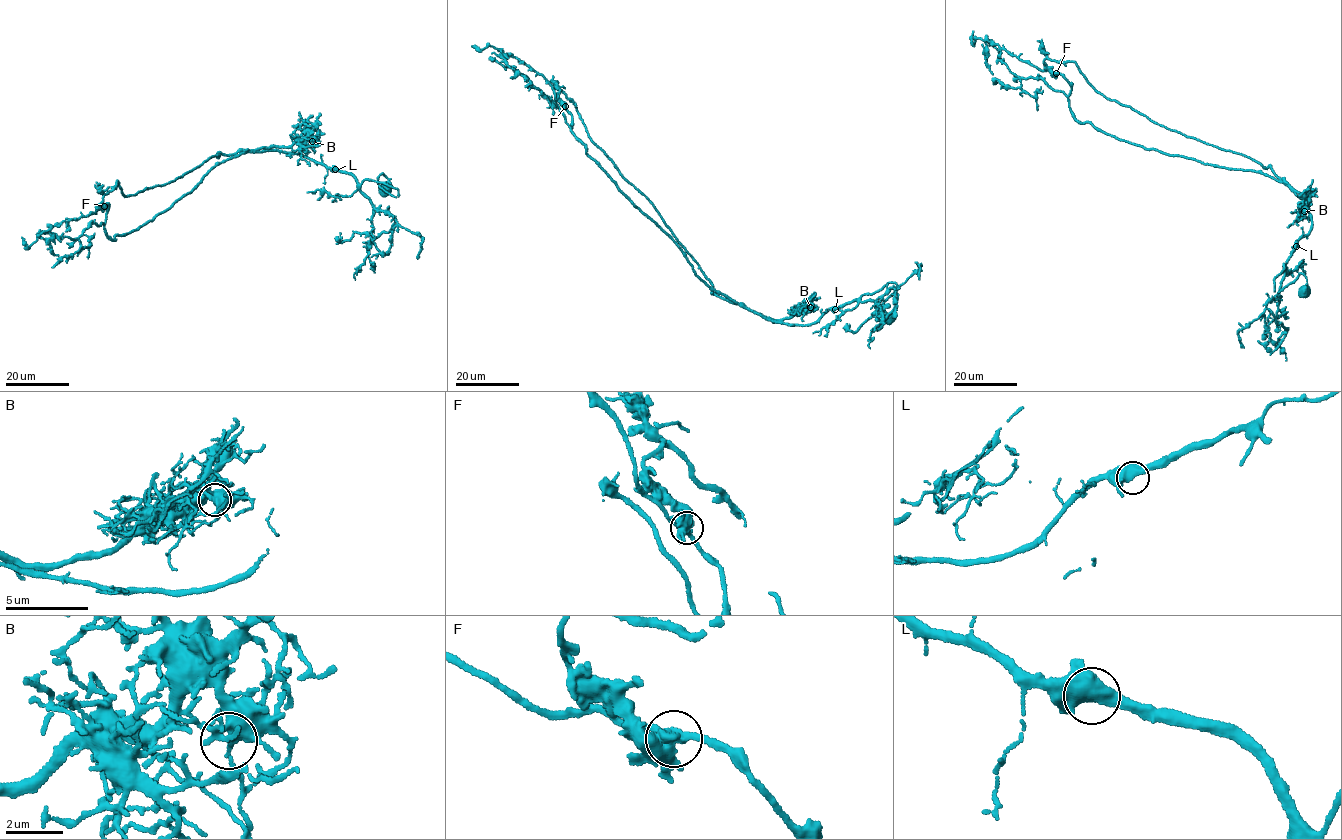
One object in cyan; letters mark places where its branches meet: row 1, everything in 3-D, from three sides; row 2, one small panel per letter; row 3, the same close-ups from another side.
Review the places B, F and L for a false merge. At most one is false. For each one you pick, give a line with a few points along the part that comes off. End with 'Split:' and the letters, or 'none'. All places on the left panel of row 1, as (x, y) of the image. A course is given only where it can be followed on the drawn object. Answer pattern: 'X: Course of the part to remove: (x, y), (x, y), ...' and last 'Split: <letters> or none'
F: Course of the part to remove: (104, 206), (98, 205), (116, 181), (122, 194), (134, 195), (218, 153), (290, 146), (305, 139), (320, 113)
Split: F

